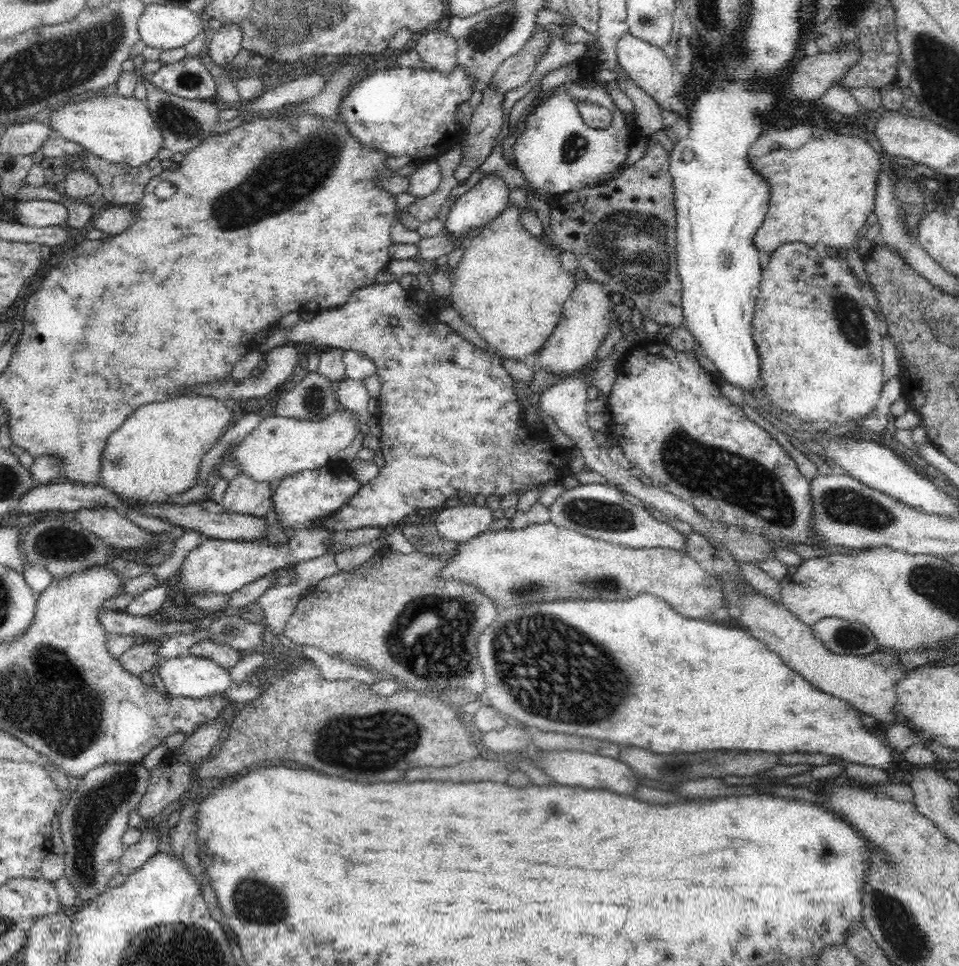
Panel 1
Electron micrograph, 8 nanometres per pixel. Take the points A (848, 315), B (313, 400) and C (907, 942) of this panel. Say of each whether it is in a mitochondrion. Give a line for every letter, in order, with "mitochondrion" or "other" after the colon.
A: mitochondrion
B: mitochondrion
C: mitochondrion

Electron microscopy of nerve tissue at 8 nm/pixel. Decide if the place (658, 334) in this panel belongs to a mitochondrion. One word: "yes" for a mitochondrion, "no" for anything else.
no

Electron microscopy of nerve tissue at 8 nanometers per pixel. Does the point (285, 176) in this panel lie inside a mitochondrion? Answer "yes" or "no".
yes

